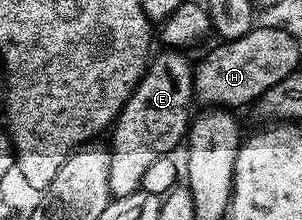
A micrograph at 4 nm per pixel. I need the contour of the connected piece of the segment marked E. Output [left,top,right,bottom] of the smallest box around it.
[109,50,194,197]

